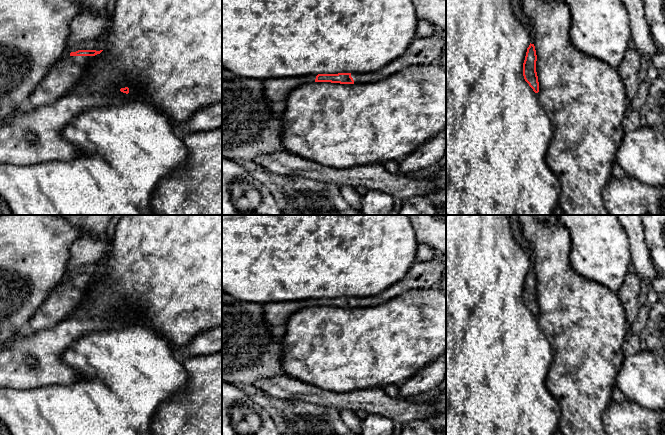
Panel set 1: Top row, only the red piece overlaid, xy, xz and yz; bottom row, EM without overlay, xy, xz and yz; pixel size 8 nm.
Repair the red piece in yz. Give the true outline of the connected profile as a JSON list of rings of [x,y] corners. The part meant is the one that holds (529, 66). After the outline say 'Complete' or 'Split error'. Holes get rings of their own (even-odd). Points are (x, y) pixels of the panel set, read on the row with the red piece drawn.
[[[534,44],[529,45],[527,48],[525,60],[523,63],[523,76],[525,81],[533,89],[535,93],[539,92],[539,82],[536,72],[537,55]]]. Complete

